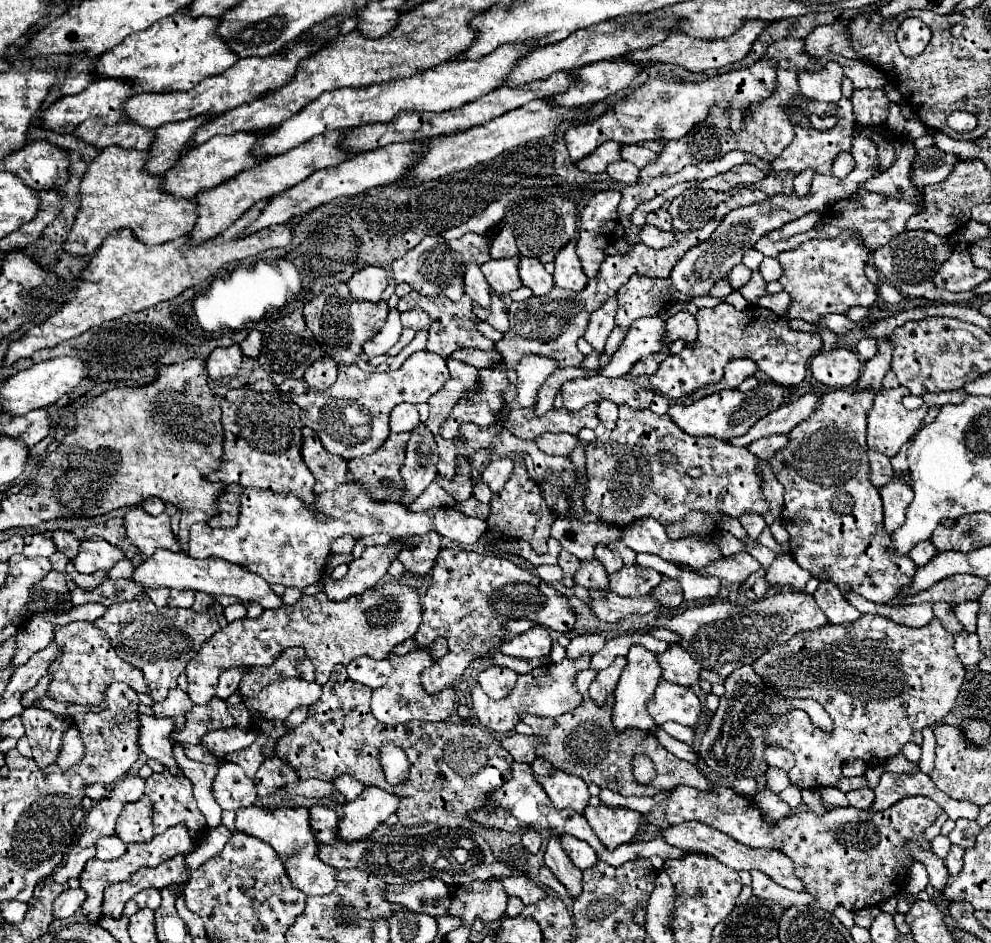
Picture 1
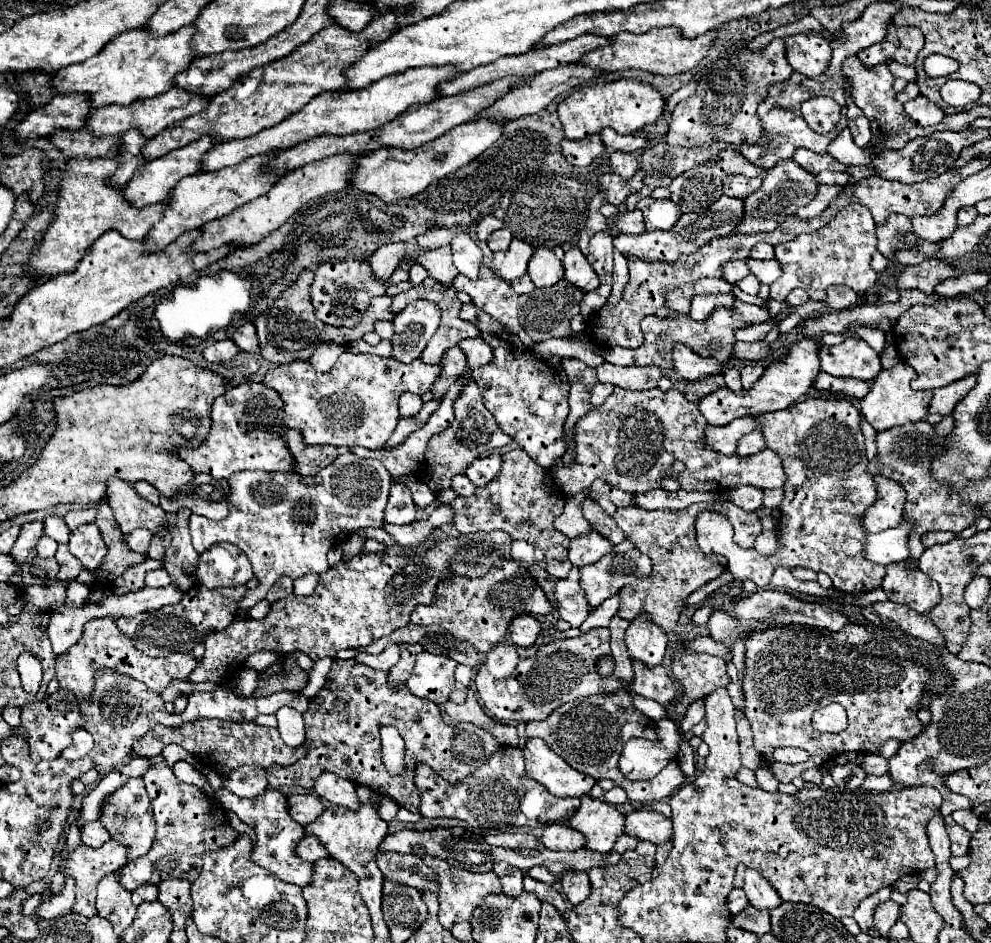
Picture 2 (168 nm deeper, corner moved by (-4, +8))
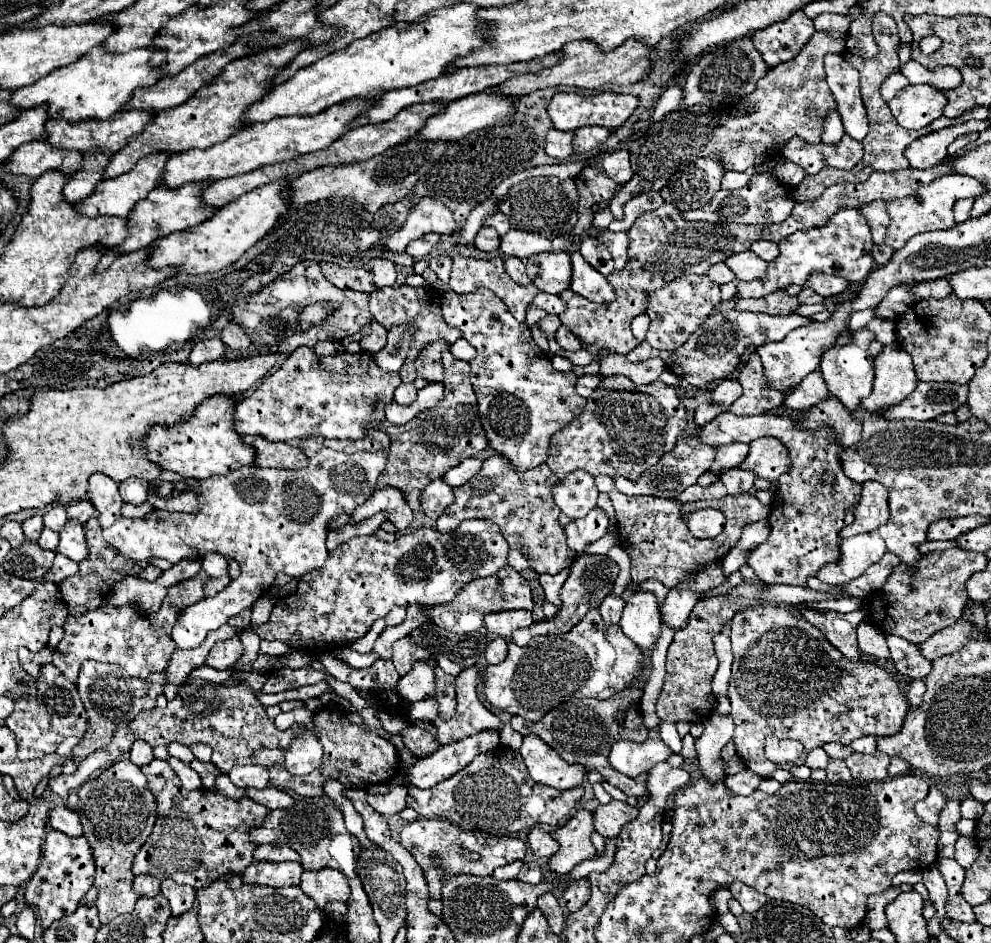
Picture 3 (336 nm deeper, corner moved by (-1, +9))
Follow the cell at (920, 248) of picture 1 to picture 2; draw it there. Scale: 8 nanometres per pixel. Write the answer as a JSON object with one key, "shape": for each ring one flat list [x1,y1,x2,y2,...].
{"shape":[[889,215,885,225,877,225,879,253,891,261,899,249,909,249,911,243,917,243,917,239,919,235,913,235,913,227,905,215]]}

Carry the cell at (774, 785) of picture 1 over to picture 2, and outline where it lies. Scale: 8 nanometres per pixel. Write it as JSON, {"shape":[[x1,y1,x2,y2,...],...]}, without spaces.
{"shape":[[759,767,759,769,755,771,755,775,757,775,757,783,759,783,759,787,761,787,763,791,777,793,779,781,777,781,777,777,773,775,773,771,769,771,769,767]]}

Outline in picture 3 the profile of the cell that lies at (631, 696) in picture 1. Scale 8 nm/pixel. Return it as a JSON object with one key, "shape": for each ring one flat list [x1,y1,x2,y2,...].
{"shape":[[634,592,620,618,622,632,642,650,650,650,660,636,660,610,652,592]]}

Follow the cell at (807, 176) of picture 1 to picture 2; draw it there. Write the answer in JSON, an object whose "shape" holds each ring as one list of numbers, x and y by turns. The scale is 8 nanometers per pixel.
{"shape":[[797,149,793,159,801,167,805,167,805,171,809,171,813,175,817,175,822,171,844,172,847,170,844,165,837,163,831,155,817,155,817,153,809,151,809,149]]}

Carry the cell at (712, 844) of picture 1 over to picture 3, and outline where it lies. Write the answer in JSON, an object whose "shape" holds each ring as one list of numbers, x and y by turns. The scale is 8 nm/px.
{"shape":[[616,800,608,802,606,806,598,806,594,810,594,828,596,828,596,832,602,834,602,836,608,836,608,838,618,836,622,826,632,820,634,810,636,808,628,806,626,802,616,802]]}

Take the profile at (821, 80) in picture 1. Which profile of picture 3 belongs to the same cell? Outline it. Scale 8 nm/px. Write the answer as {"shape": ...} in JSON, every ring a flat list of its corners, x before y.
{"shape":[[798,10,792,12,790,18,758,30,752,36,752,42,760,52,762,60,770,68,774,68,782,62,792,60,806,46,812,34,814,34,812,20,802,10]]}

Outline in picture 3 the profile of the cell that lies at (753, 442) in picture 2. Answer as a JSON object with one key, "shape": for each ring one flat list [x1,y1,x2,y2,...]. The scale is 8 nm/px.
{"shape":[[726,444,726,446,718,446,718,454,714,458,714,466,710,466,710,472,714,474,722,474,730,468,736,468,742,464,742,460,748,456,748,444]]}

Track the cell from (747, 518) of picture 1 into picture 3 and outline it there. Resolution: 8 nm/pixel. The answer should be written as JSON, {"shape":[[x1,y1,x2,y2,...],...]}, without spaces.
{"shape":[[732,468,732,470,728,470,720,476,720,480,724,482,728,494,752,492,754,478,756,478,756,474,752,470,742,470,742,468]]}

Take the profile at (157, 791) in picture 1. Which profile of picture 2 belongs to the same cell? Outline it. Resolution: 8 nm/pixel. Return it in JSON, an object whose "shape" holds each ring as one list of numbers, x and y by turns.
{"shape":[[167,763,151,765,151,769,143,775,143,781,151,799,157,835,153,847,145,855,133,859,117,871,117,881,121,887,127,887,127,891,135,891,143,883,157,885,165,879,185,879,193,883,203,865,201,855,233,843,239,833,229,827,227,813,217,799,209,799,209,795,205,795,199,787,179,781]]}

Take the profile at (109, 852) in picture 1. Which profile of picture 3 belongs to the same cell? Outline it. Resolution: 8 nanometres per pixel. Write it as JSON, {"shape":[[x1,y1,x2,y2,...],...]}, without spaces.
{"shape":[[56,804,52,810,50,810,50,826,54,830,60,830,64,832,66,836,72,836,72,838,78,838,82,836,82,826,80,826,80,818,74,810,70,808,64,808,60,804]]}

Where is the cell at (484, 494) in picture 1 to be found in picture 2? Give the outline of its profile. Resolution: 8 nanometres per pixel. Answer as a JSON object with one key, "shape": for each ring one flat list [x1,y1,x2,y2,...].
{"shape":[[455,475,451,487,453,487,453,491,457,491,461,497,469,497,469,495,473,495,473,491,477,491,477,487,475,487,465,475]]}

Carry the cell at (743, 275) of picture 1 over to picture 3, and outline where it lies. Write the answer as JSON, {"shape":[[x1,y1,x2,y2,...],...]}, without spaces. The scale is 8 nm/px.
{"shape":[[724,262,714,264,714,266,706,272,706,276,708,276,712,282,718,282,720,286,722,286,722,284,728,284,728,282,734,280,734,274,730,272,730,268,728,268]]}

